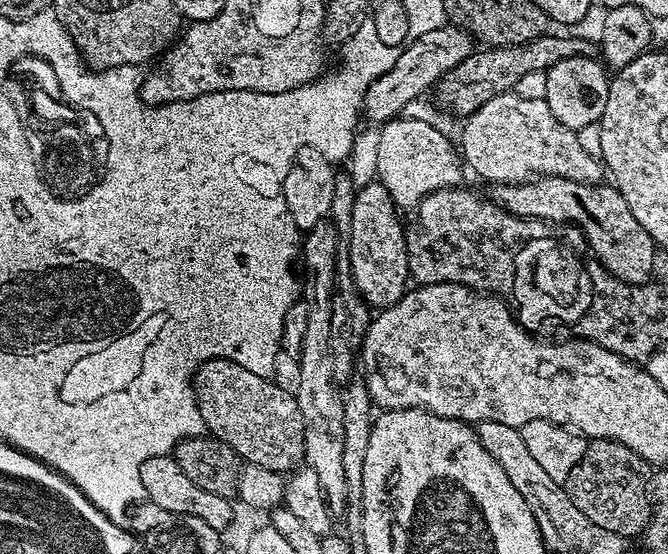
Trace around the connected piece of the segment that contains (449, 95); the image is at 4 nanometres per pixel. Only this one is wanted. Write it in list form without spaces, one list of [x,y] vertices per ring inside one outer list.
[[[549,34],[534,38],[525,44],[502,44],[488,46],[483,50],[474,50],[466,59],[458,62],[458,66],[451,68],[447,74],[436,81],[434,100],[441,109],[449,108],[450,111],[457,112],[460,118],[467,118],[473,112],[477,112],[490,98],[503,92],[513,91],[516,83],[524,74],[534,71],[547,72],[548,69],[566,58],[574,58],[575,56],[595,57],[597,52],[597,45],[586,42],[582,38],[570,38],[566,34],[560,34],[560,36]]]

